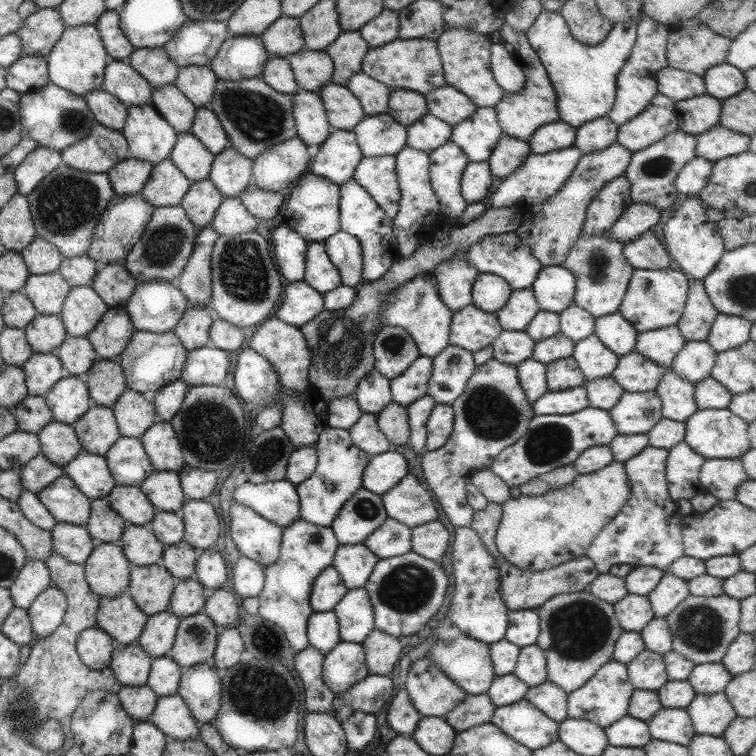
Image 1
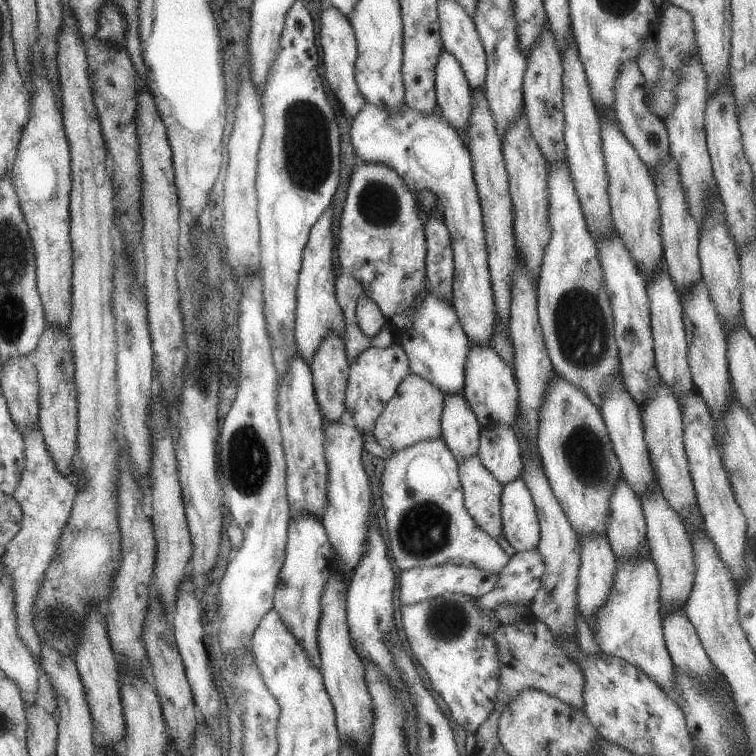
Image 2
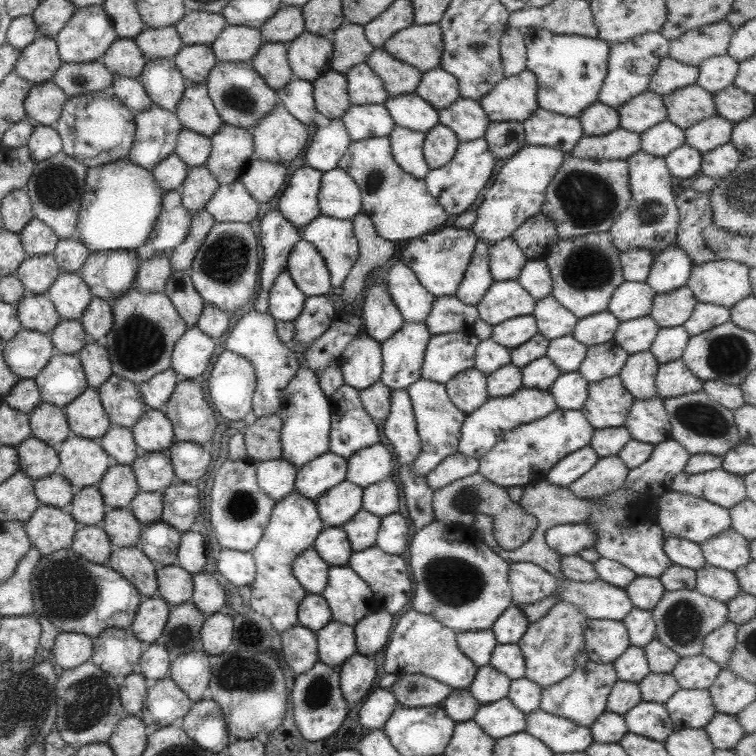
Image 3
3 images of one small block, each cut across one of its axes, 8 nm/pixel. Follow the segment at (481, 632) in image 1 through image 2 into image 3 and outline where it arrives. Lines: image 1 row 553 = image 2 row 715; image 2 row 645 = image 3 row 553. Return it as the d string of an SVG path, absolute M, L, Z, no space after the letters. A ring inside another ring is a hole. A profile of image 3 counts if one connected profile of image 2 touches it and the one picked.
M433 521L417 529L409 542L409 572L415 587L411 597L411 608L415 612L428 614L452 631L482 631L490 629L493 622L511 603L511 589L507 574L509 563L497 556L483 544L473 529L458 523L445 525Z

